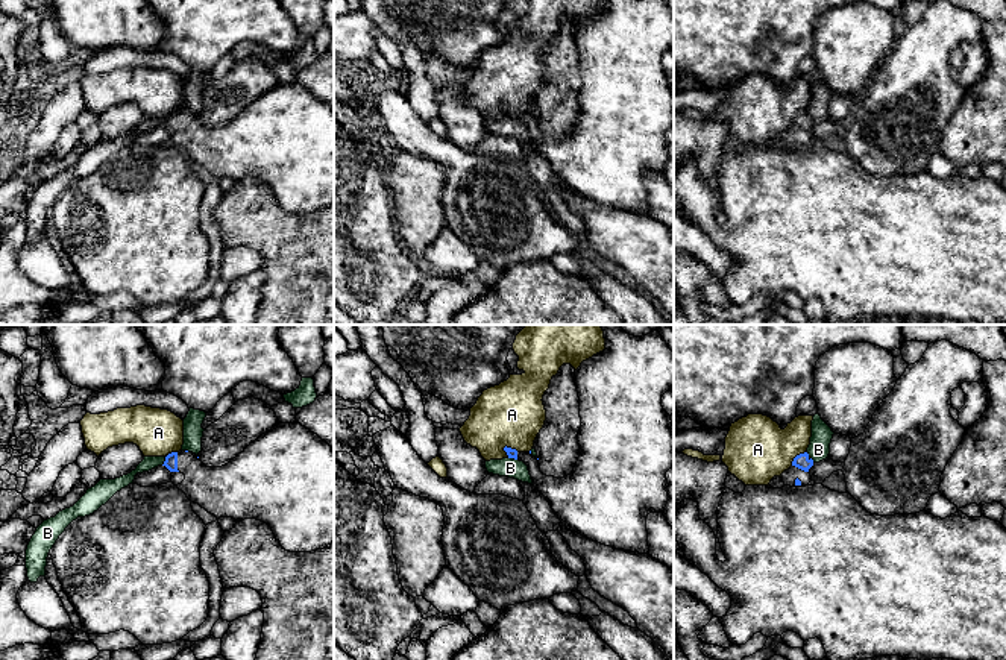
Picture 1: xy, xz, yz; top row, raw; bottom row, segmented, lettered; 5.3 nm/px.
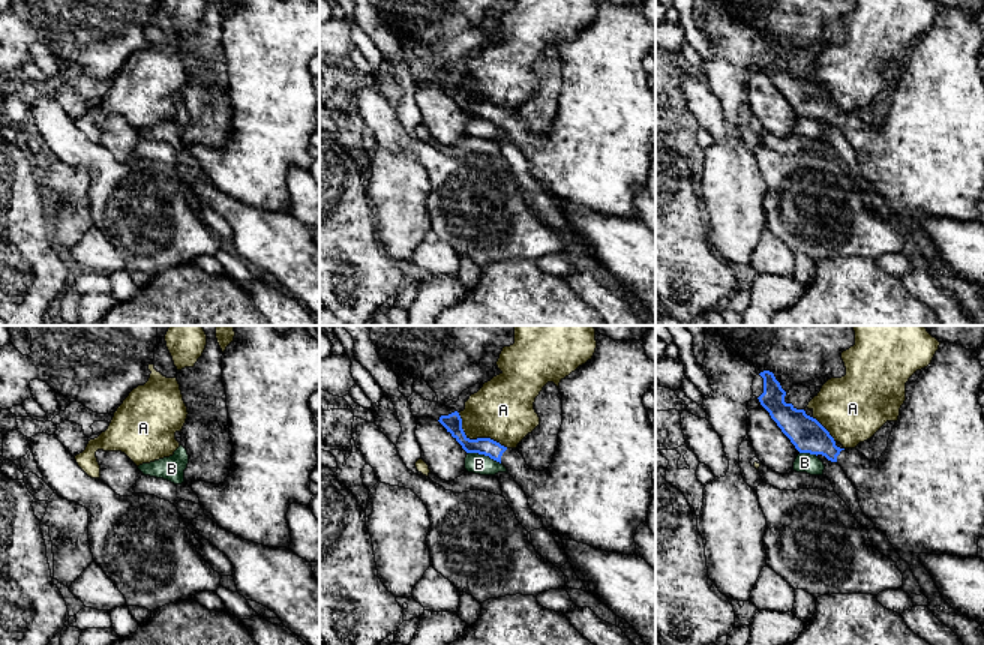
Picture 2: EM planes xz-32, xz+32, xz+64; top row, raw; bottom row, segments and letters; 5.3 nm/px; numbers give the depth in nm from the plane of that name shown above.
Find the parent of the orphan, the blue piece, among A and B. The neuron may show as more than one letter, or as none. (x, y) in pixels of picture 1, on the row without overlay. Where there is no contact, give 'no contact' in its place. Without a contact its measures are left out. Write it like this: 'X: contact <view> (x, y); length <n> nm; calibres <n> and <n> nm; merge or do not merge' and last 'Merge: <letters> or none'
A: contact yz (797, 116); length 120 nm; calibres 80 and 340 nm; do not merge
B: contact xy (166, 120); length 70 nm; calibres 70 and 70 nm; do not merge
Merge: none

